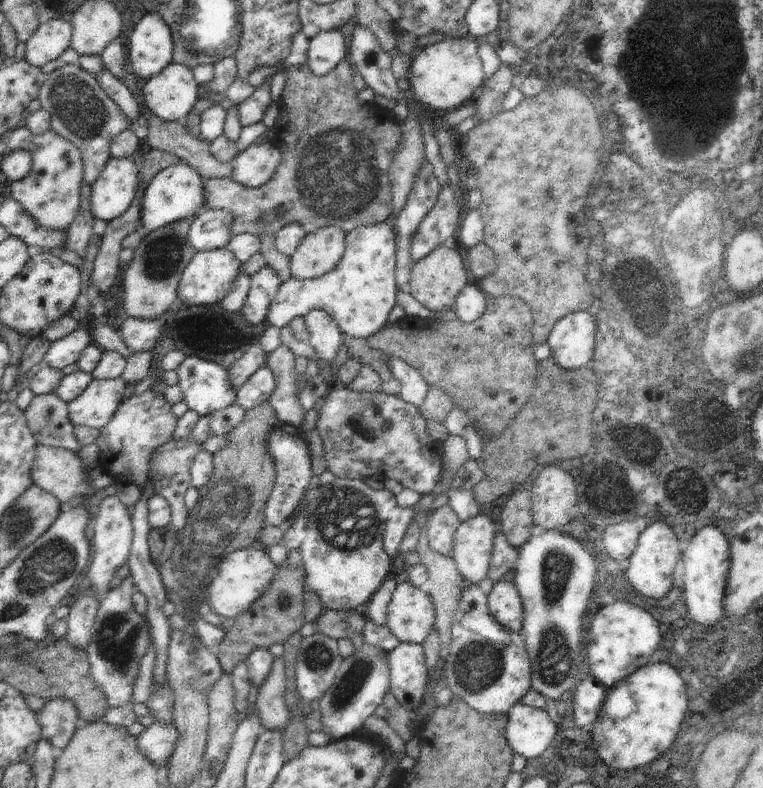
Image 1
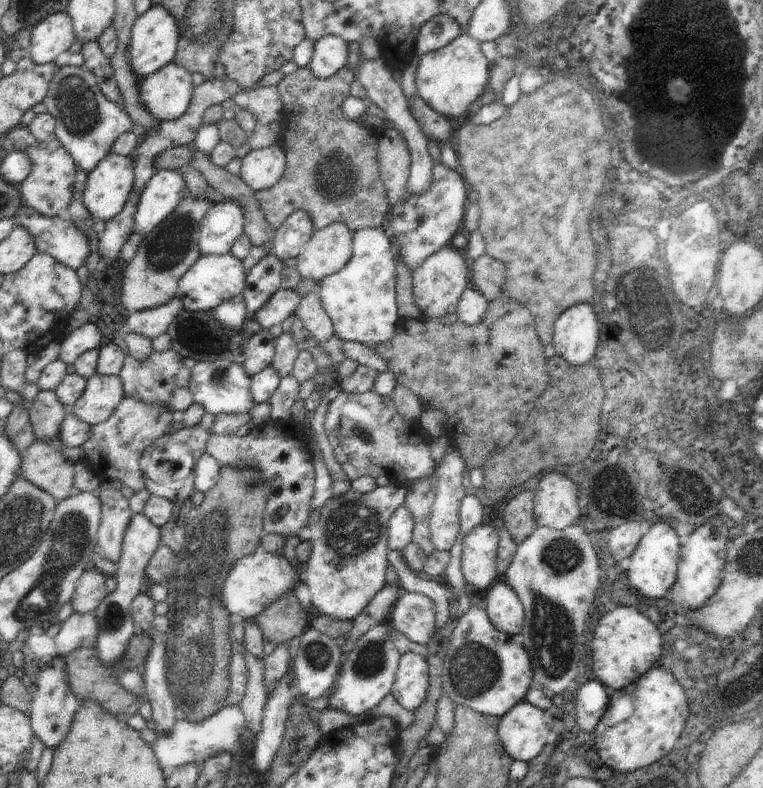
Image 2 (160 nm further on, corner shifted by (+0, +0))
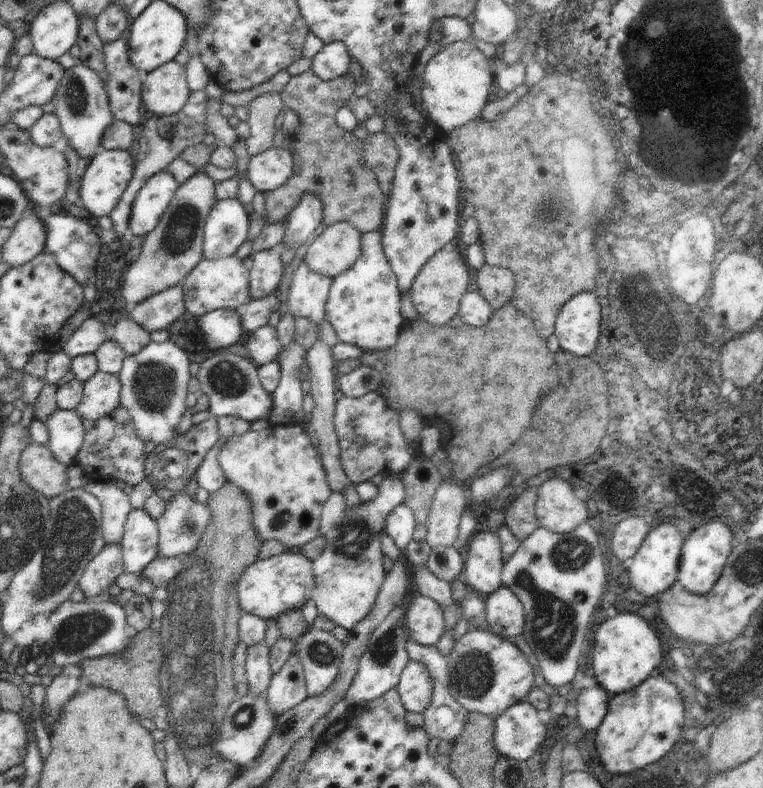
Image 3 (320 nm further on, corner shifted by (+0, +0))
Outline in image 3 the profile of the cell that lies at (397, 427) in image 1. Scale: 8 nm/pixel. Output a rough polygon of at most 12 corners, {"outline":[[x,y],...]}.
{"outline":[[374,391],[335,403],[340,464],[354,486],[402,476],[414,450]]}

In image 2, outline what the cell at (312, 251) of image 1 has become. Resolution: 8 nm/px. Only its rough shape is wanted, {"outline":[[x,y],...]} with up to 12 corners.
{"outline":[[335,222],[297,256],[302,280],[322,282],[351,259],[354,233]]}

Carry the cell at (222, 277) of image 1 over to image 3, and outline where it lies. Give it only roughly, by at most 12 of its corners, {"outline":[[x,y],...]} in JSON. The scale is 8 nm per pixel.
{"outline":[[236,255],[202,259],[182,281],[185,310],[201,317],[251,300]]}

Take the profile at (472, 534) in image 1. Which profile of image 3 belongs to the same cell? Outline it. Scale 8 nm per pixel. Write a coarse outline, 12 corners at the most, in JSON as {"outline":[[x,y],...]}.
{"outline":[[497,533],[470,539],[461,578],[482,597],[502,584]]}

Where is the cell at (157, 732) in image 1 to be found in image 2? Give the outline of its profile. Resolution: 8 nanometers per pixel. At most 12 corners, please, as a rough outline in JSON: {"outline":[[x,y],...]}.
{"outline":[[226,705],[200,724],[179,720],[152,748],[162,770],[236,755],[247,722]]}

